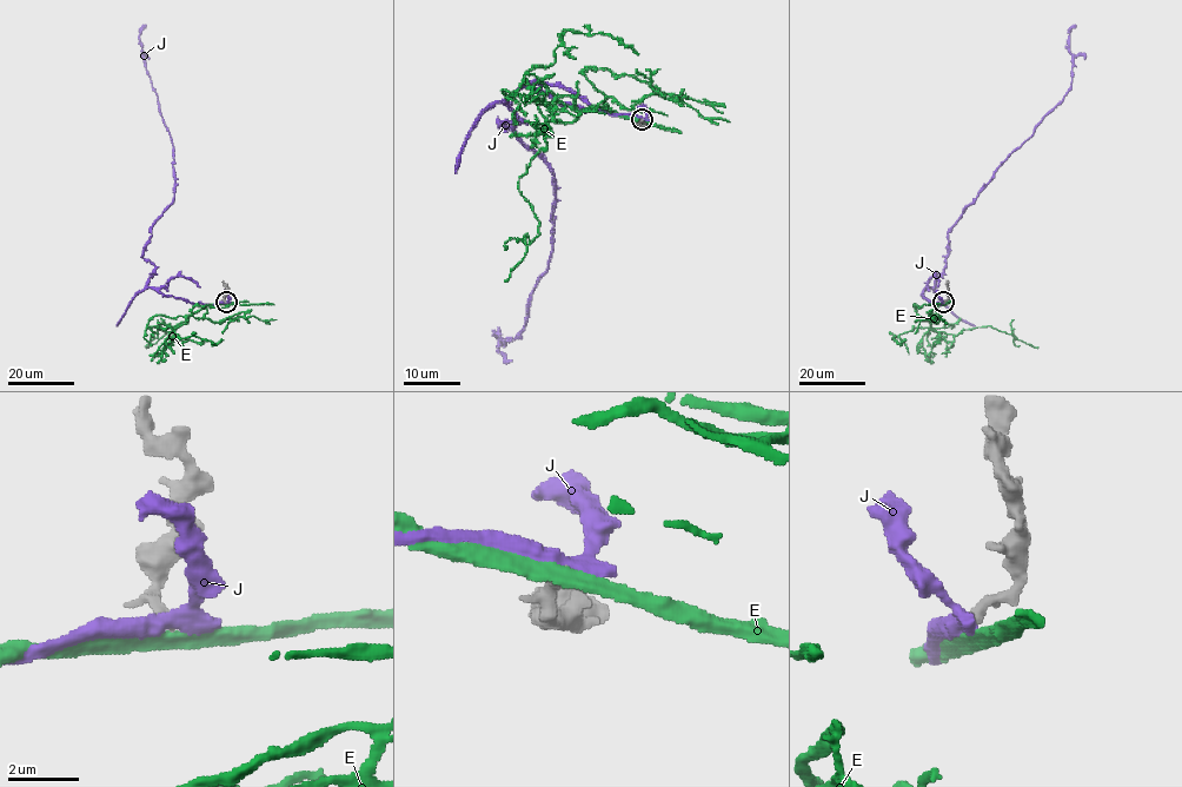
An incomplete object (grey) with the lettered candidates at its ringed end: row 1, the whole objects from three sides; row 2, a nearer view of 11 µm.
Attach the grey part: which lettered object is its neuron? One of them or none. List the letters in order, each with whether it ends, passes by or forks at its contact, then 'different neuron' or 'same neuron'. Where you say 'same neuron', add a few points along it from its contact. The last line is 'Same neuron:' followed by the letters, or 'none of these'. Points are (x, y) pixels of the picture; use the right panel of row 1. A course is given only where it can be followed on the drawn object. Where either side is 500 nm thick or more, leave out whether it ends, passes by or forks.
E: it passes by | different neuron
J: it forks | different neuron
Same neuron: none of these

